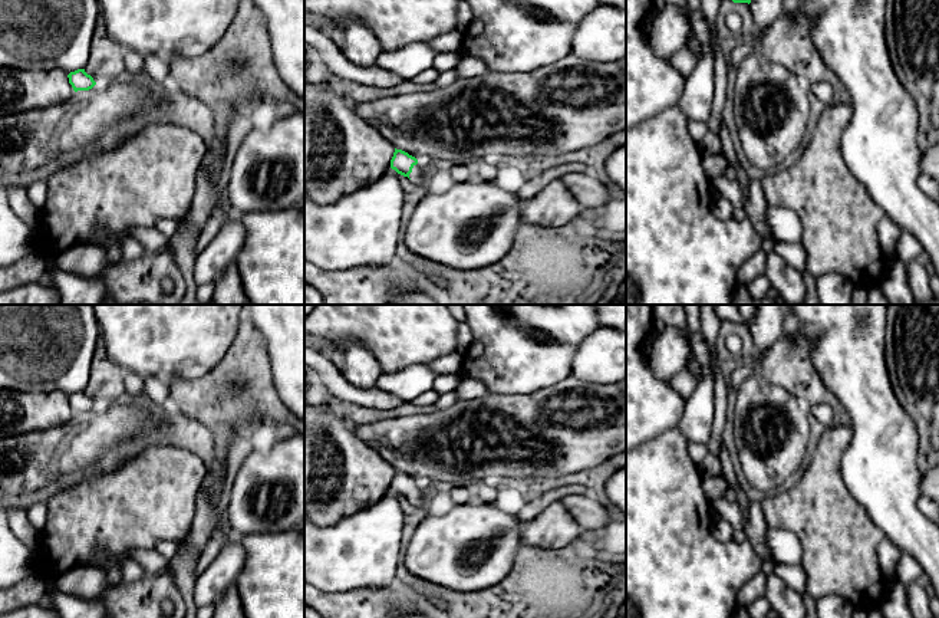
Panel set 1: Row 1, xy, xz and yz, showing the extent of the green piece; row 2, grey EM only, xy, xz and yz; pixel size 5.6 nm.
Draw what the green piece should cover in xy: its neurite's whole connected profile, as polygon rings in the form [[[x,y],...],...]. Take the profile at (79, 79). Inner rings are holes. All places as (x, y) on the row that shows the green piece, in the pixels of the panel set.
[[[78,69],[75,72],[70,72],[67,75],[67,78],[69,78],[69,83],[72,85],[75,92],[78,92],[78,91],[89,91],[96,85],[93,78],[90,75],[88,75],[85,72],[85,69]]]

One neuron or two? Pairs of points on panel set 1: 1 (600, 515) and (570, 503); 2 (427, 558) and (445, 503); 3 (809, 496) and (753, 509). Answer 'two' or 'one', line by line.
1: one
2: two
3: two

